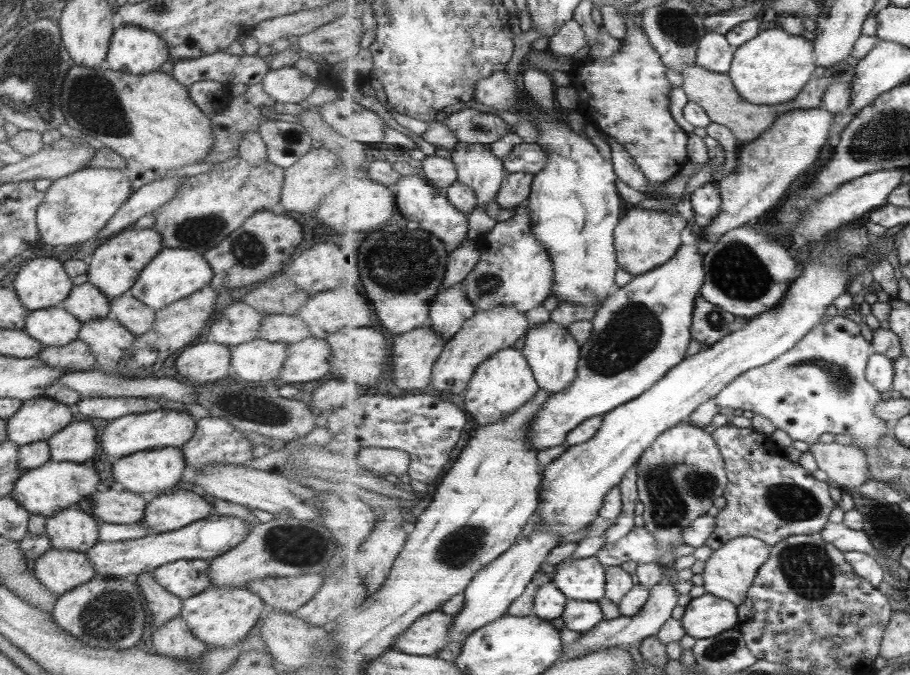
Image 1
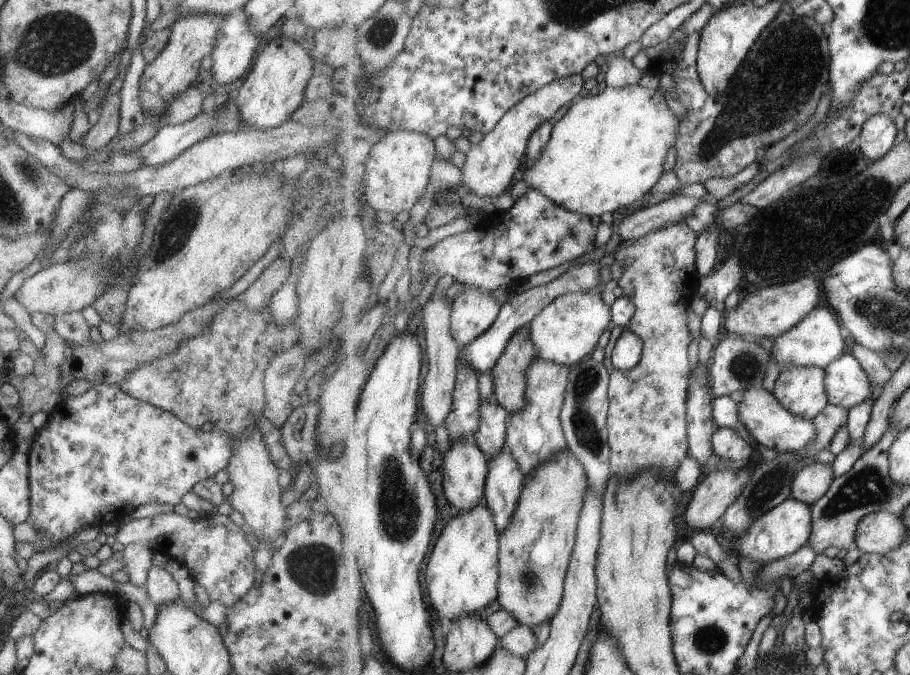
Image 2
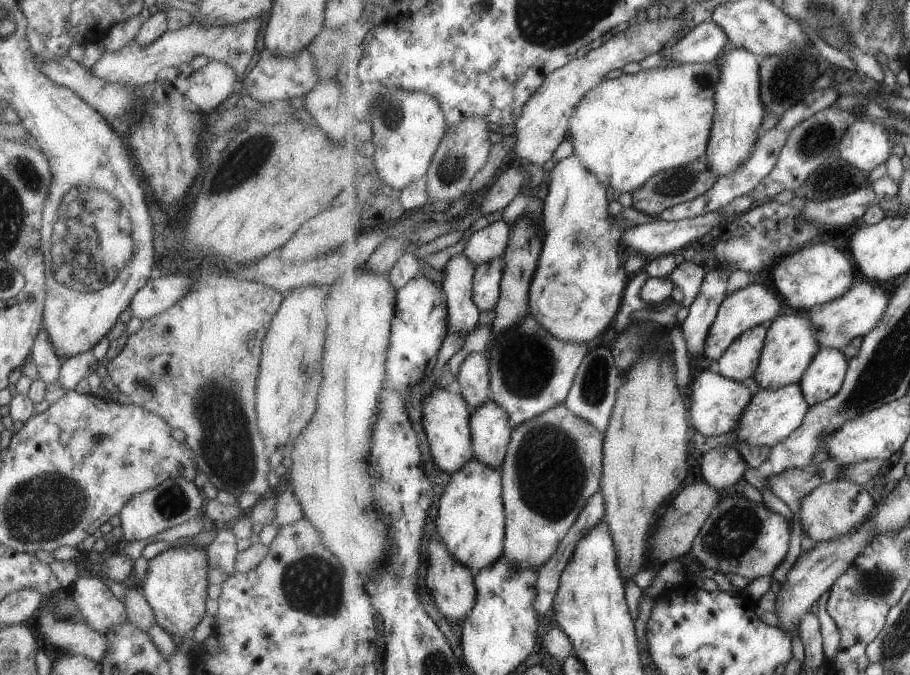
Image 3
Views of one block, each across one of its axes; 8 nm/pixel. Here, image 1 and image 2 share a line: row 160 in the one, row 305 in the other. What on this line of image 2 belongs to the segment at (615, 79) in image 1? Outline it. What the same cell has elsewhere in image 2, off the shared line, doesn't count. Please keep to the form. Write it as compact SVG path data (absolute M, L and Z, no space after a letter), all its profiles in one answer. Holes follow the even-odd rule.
M685 222L640 239L624 241L616 256L617 262L624 266L624 272L617 280L618 285L625 288L624 296L631 296L636 306L635 316L627 326L611 328L611 338L605 347L603 360L608 366L611 380L611 410L608 416L608 429L611 430L609 444L613 450L611 470L613 474L623 476L622 479L632 479L641 471L657 471L658 477L663 476L665 480L675 478L681 462L689 456L688 388L692 374L689 368L689 344L693 342L693 336L687 326L687 308L693 295L699 291L698 285L702 279L696 265L696 244L700 235ZM625 330L631 330L644 342L641 364L627 371L615 368L611 362L615 345Z

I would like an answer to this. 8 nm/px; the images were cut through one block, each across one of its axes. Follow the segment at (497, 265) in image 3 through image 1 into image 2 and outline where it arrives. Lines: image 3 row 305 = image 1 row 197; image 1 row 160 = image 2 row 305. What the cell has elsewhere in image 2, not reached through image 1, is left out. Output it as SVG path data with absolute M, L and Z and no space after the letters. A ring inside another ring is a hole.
M468 285L453 300L450 327L462 347L493 326L503 305L487 289Z

